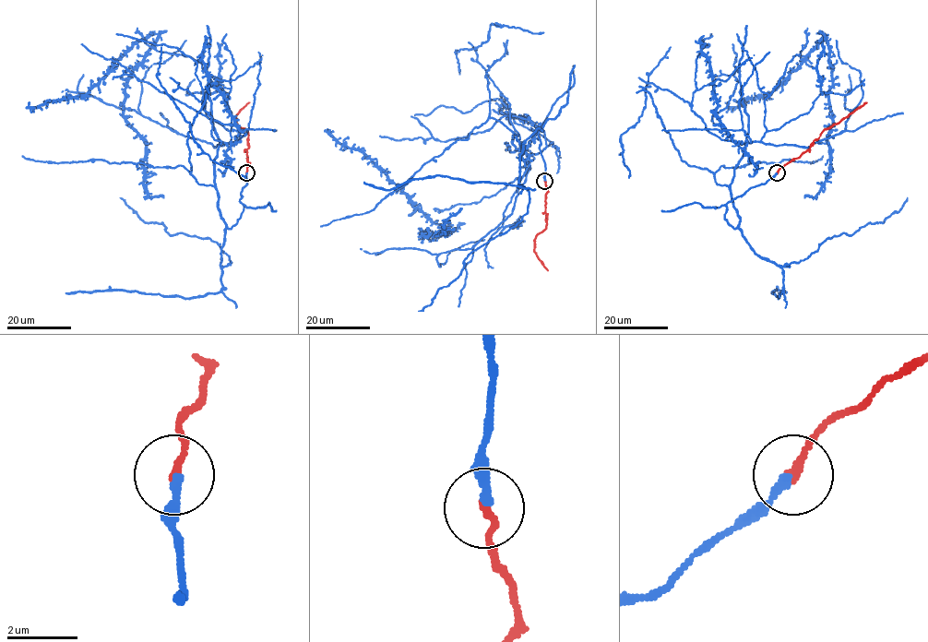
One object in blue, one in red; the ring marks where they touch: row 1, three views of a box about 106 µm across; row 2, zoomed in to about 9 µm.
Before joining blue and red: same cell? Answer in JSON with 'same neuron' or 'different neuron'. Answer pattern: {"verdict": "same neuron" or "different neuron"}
{"verdict": "same neuron"}

